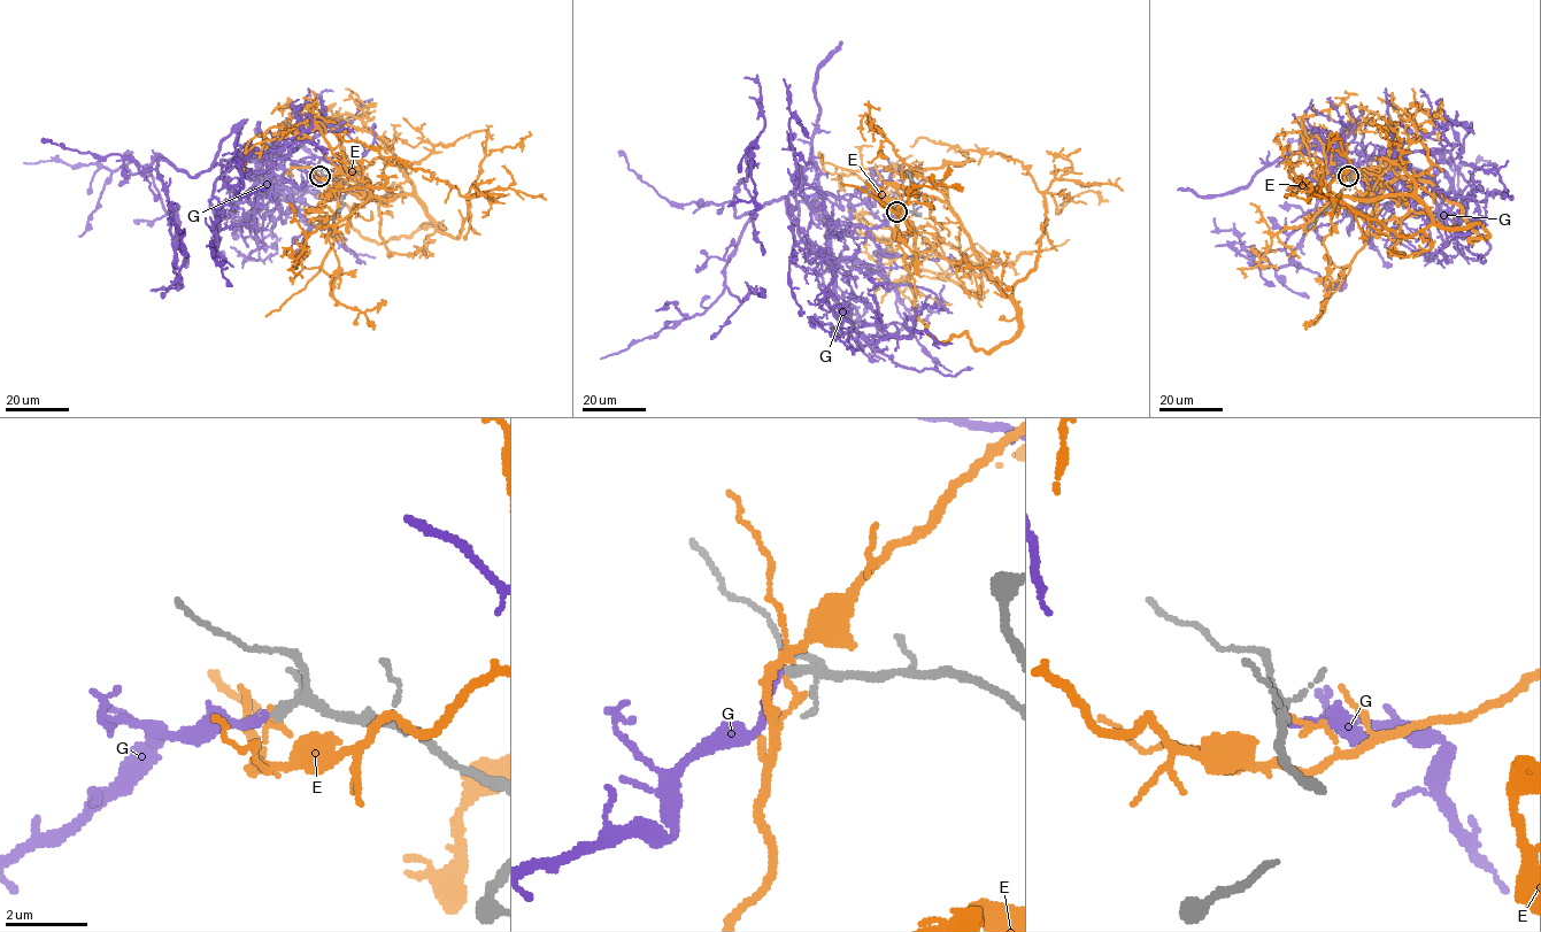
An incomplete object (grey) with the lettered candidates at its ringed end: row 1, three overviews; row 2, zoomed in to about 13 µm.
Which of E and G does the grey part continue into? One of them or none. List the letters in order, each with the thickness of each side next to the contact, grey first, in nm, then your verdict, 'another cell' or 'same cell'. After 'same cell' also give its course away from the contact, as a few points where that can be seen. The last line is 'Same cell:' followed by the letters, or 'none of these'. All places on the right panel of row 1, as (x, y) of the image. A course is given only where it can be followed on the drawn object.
E: calibres 140 and 140 nm; another cell
G: calibres 130 and 220 nm; same cell; course (1348, 175), (1364, 186), (1393, 163), (1330, 172), (1277, 269), (1215, 217)
Same cell: G

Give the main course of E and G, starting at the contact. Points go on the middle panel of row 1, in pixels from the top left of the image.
E: (896, 212), (938, 183), (1010, 295), (1045, 228), (1043, 195), (1019, 161), (909, 146)
G: (896, 212), (832, 232), (833, 256), (801, 238), (785, 198), (737, 217), (764, 128), (761, 86), (745, 78)

